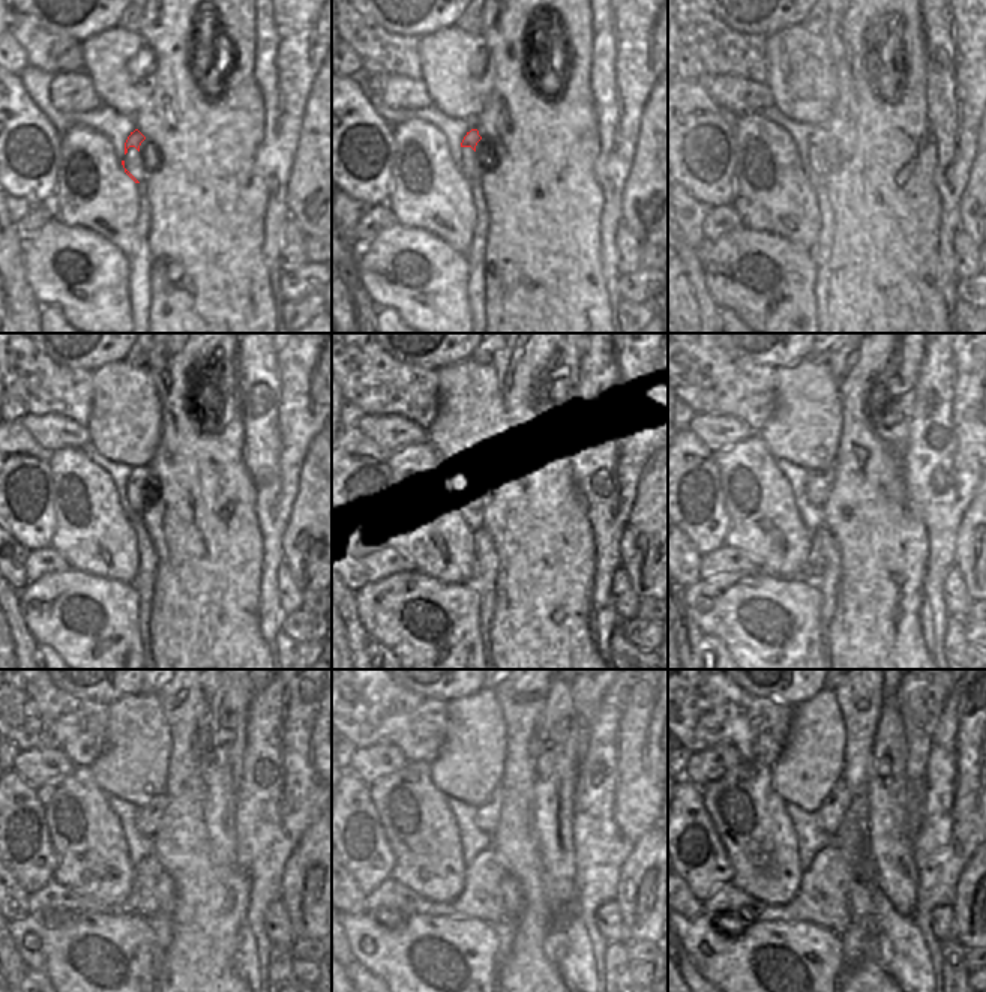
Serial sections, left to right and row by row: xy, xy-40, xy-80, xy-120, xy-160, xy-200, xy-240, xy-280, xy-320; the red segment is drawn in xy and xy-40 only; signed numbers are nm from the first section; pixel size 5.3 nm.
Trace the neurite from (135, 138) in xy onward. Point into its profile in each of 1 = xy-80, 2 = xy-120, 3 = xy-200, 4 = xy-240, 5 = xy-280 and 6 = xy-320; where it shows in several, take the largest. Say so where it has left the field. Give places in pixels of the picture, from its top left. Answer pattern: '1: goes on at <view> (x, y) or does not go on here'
1: goes on at xy-80 (817, 137)
2: goes on at xy-120 (138, 497)
3: goes on at xy-200 (820, 482)
4: goes on at xy-240 (149, 817)
5: goes on at xy-280 (488, 815)
6: goes on at xy-320 (832, 812)

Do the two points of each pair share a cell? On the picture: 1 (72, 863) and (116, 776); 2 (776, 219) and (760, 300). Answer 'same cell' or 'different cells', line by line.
1: different cells
2: different cells

